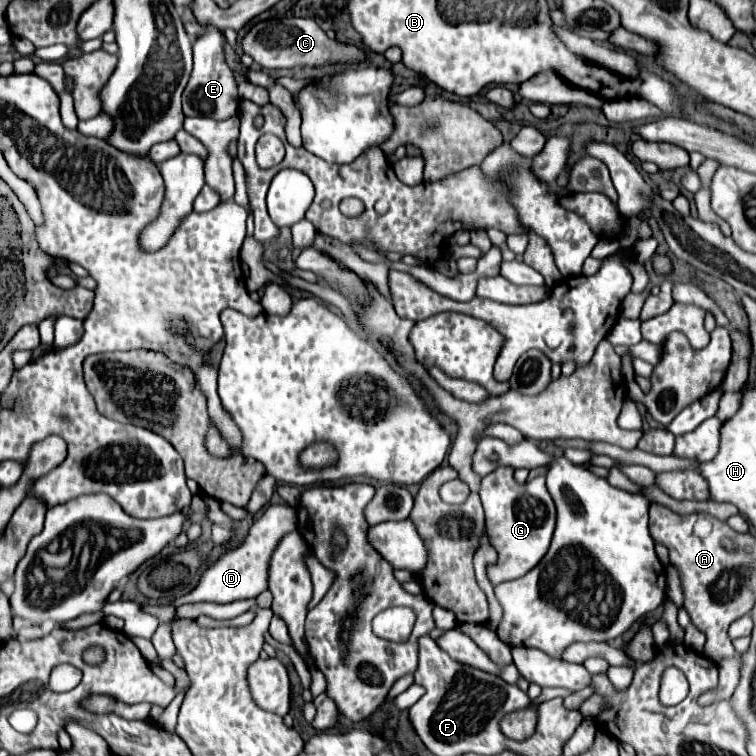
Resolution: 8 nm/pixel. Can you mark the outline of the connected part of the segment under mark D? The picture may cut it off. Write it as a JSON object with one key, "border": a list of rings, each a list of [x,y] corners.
{"border":[[[288,504],[270,506],[264,512],[264,516],[258,518],[254,522],[254,526],[250,528],[246,542],[240,548],[220,556],[202,574],[198,588],[194,588],[194,592],[190,592],[190,596],[182,596],[182,600],[174,600],[174,606],[182,606],[188,602],[220,602],[220,604],[226,604],[226,602],[234,602],[234,600],[256,598],[258,594],[268,590],[268,566],[270,566],[272,552],[280,544],[282,536],[296,530],[296,524],[298,524],[296,522],[296,510],[292,506],[288,506]]]}

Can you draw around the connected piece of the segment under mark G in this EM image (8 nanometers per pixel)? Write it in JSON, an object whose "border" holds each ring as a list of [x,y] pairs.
{"border":[[[512,466],[496,468],[494,472],[482,478],[482,488],[480,488],[480,500],[486,514],[490,544],[498,552],[496,564],[486,566],[488,578],[494,586],[506,580],[516,580],[526,576],[548,550],[556,524],[556,508],[550,494],[546,492],[544,476],[538,476],[526,484],[516,484],[512,476],[502,476],[502,472],[514,472],[514,468]]]}

